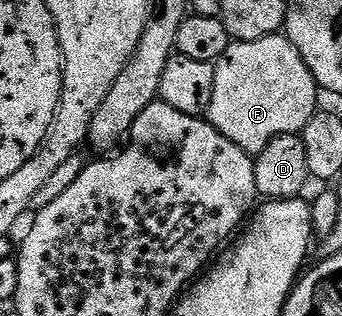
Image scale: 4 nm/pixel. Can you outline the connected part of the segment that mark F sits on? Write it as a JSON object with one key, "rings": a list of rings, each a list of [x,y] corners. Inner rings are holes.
{"rings":[[[277,33],[258,41],[229,42],[226,53],[216,62],[214,97],[210,97],[209,123],[222,137],[253,157],[270,141],[283,135],[300,135],[318,110],[318,88],[306,61],[287,35]]]}

